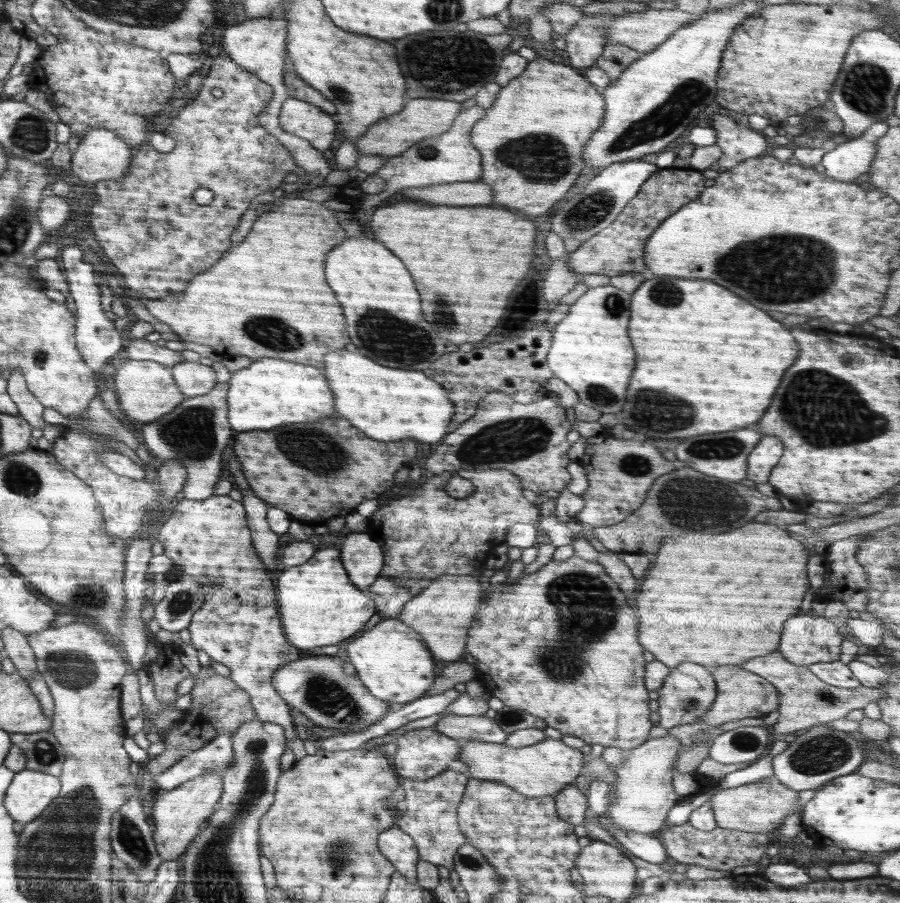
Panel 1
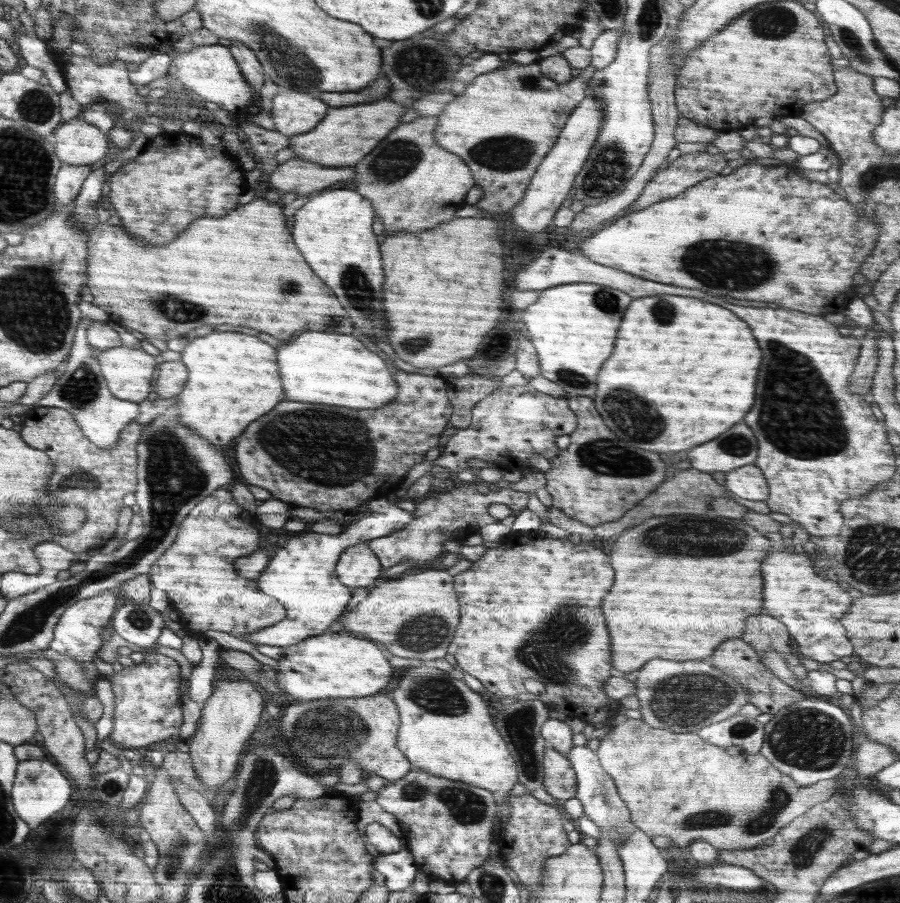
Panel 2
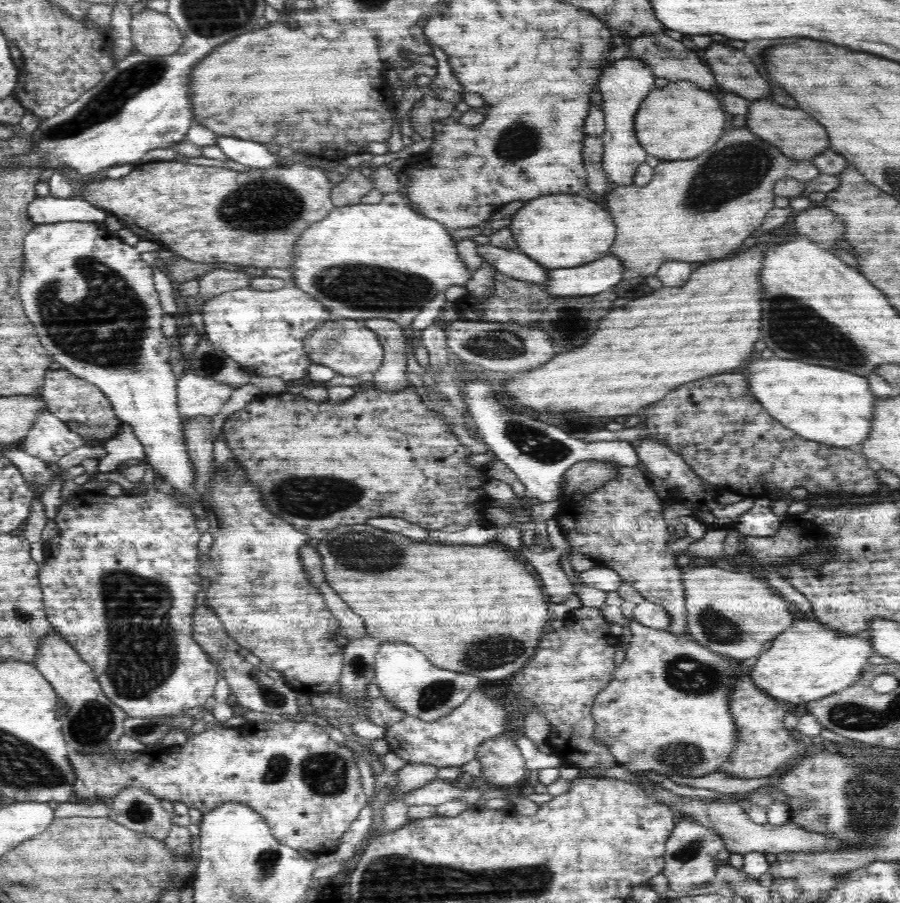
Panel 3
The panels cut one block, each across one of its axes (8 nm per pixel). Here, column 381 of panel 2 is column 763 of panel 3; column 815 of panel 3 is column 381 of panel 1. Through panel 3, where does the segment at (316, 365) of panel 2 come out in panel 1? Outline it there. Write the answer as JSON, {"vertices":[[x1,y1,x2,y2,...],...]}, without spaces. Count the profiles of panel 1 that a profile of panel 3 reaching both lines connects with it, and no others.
{"vertices":[[326,352,324,354,324,378,328,382,330,392,334,394,334,408,340,416,348,418,352,426,360,428,366,436,374,440,400,440,400,438,416,438,422,442,439,443,447,434,454,415,454,402,448,400,446,390,438,386,434,380,424,376,418,370,398,370,386,368,358,352]]}

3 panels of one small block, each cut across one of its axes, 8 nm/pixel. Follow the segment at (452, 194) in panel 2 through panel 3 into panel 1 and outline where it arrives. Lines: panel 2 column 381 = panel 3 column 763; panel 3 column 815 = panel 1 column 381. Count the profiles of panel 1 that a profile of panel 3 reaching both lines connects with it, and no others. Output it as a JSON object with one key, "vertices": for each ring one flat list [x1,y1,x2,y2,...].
{"vertices":[[472,106,460,111,456,119,452,121,451,128,436,136,422,139,412,145,408,150,395,157,389,157,388,161,373,174,386,180,386,188,379,194,364,194,359,199,361,210,378,208,383,204,394,200,396,193,404,188,426,187,430,185,444,184,444,182,476,182,482,176,480,166,481,154,470,142,470,131,480,118,484,117,486,108]]}

